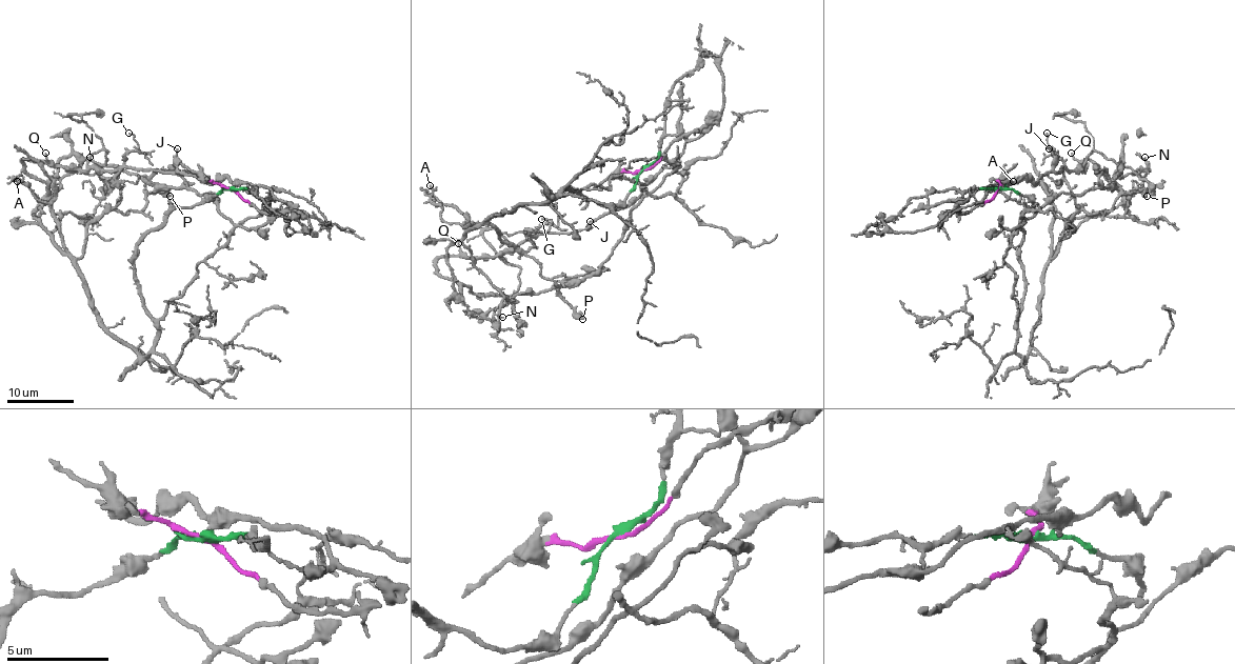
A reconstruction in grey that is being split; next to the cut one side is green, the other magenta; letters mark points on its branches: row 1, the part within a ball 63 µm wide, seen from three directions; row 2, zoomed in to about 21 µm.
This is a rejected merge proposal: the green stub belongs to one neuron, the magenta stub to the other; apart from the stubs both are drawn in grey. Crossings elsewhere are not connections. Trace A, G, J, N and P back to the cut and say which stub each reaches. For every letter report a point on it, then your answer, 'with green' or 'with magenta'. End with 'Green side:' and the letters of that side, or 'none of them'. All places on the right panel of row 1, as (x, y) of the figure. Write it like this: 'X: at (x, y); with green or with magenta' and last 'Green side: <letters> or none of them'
A: at (1013, 181); with green
G: at (1047, 133); with green
J: at (1049, 148); with magenta
N: at (1144, 157); with green
P: at (1147, 196); with green
Green side: A, G, N, P

